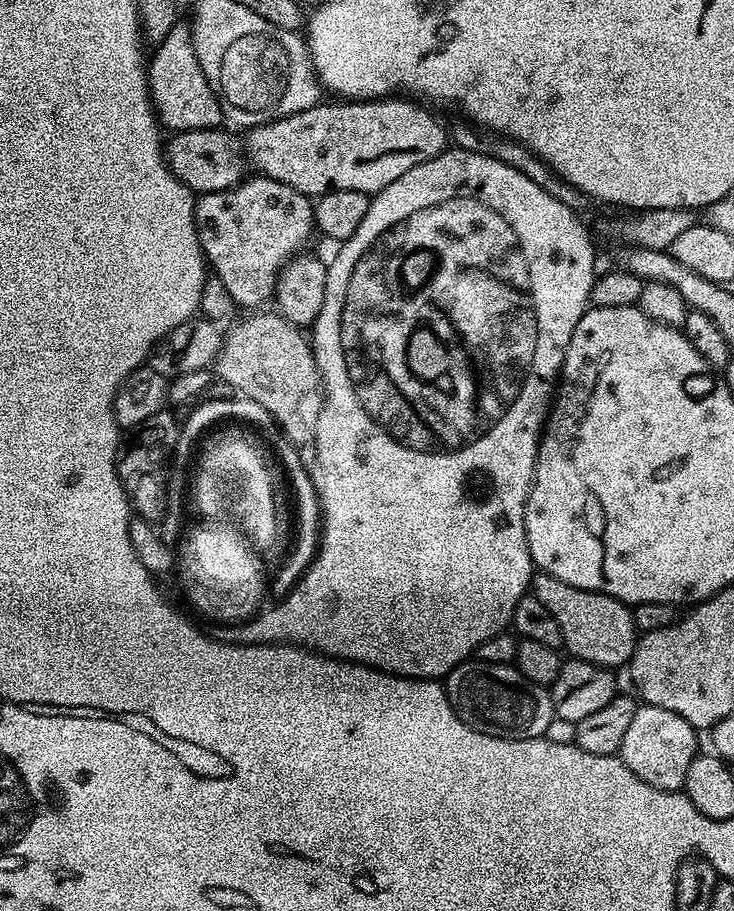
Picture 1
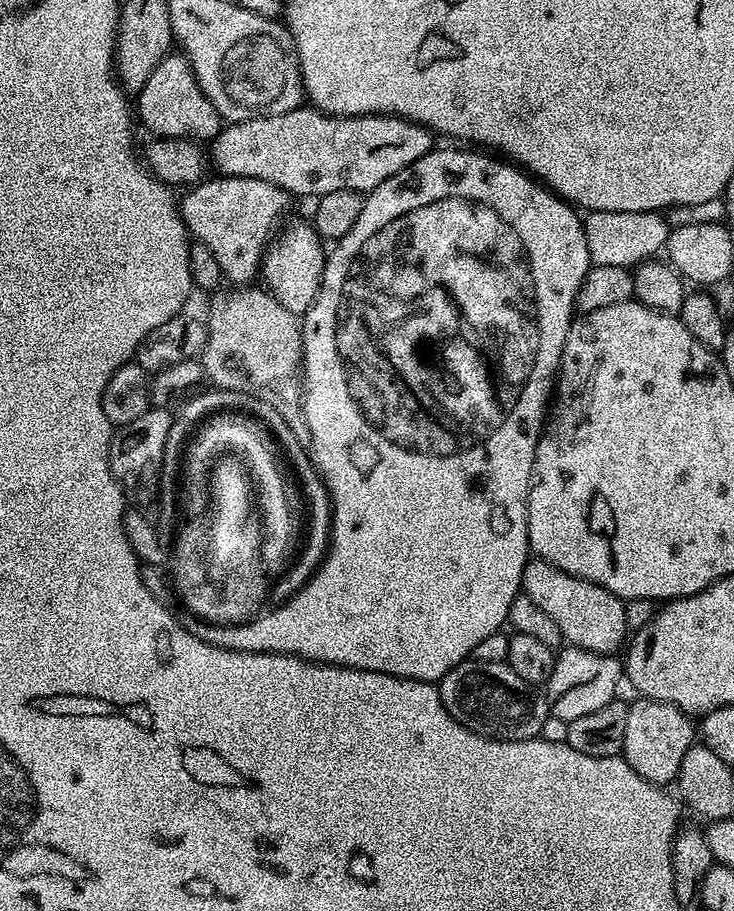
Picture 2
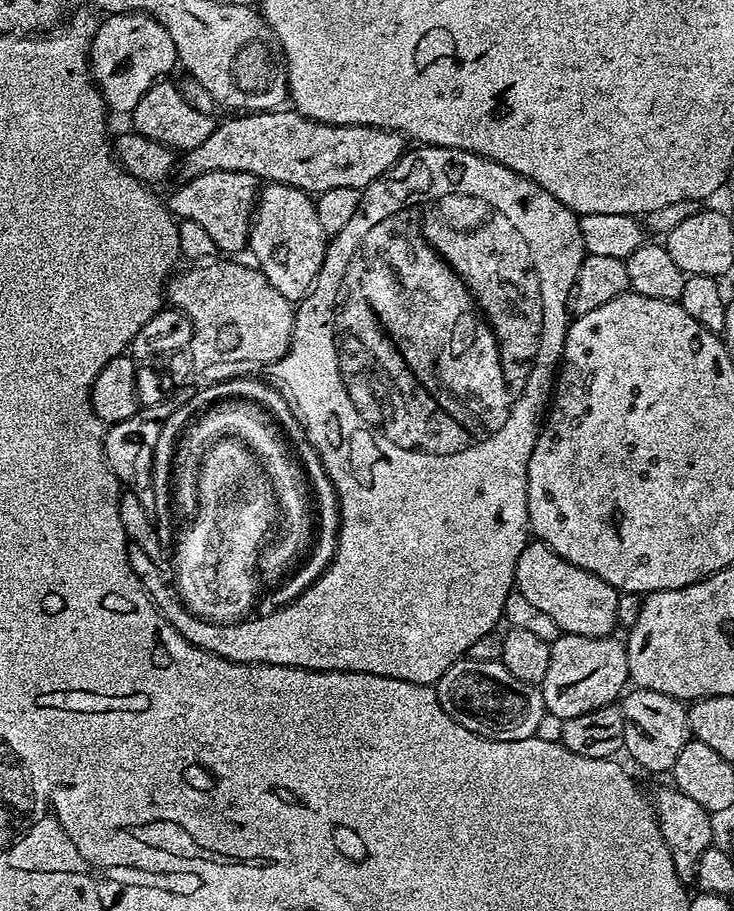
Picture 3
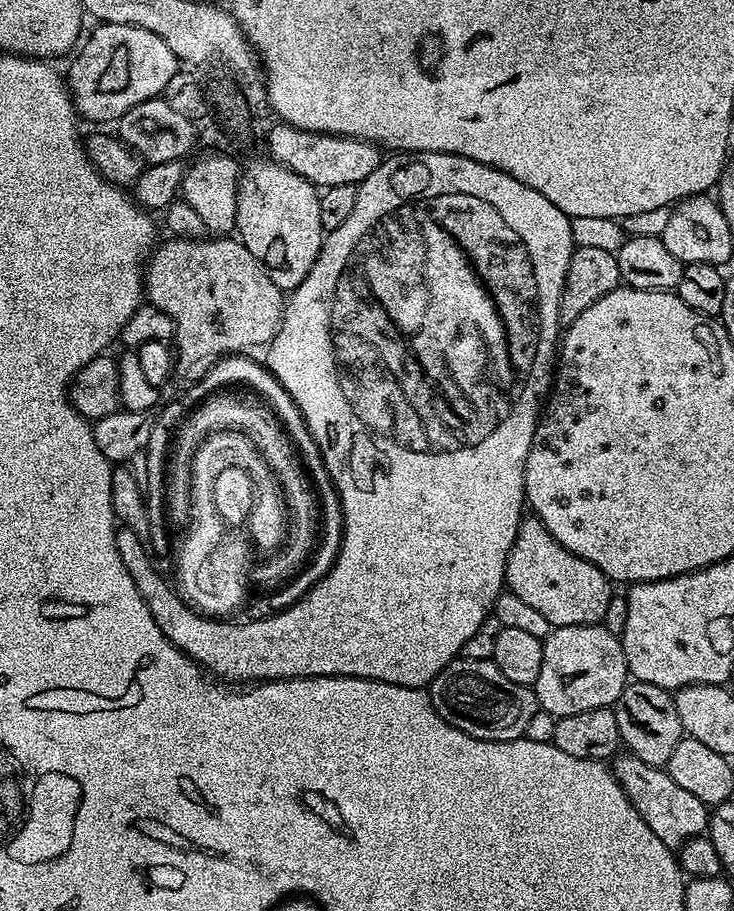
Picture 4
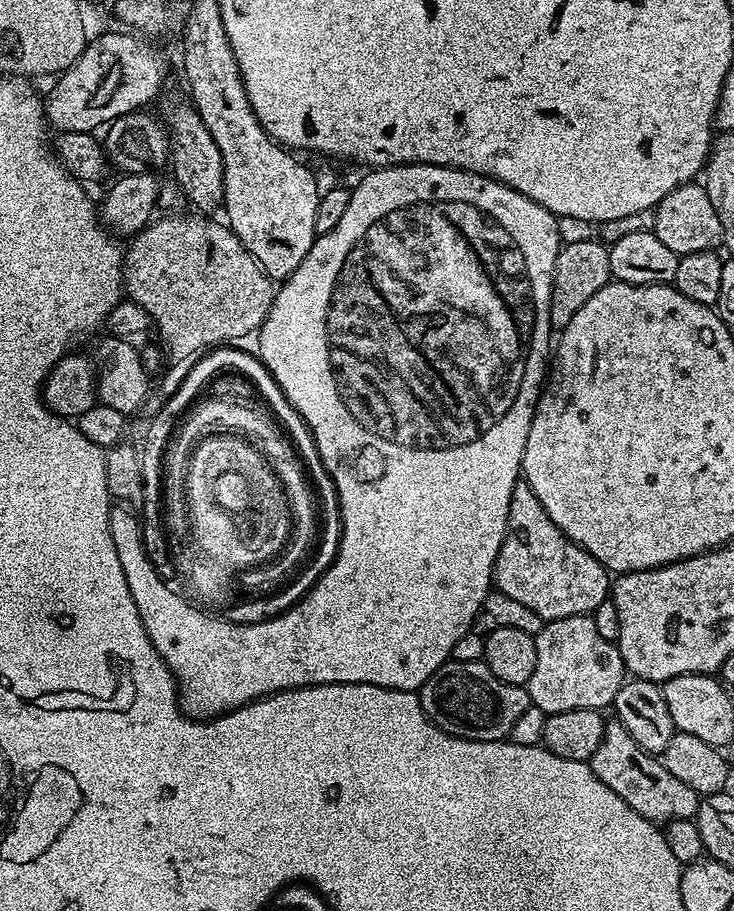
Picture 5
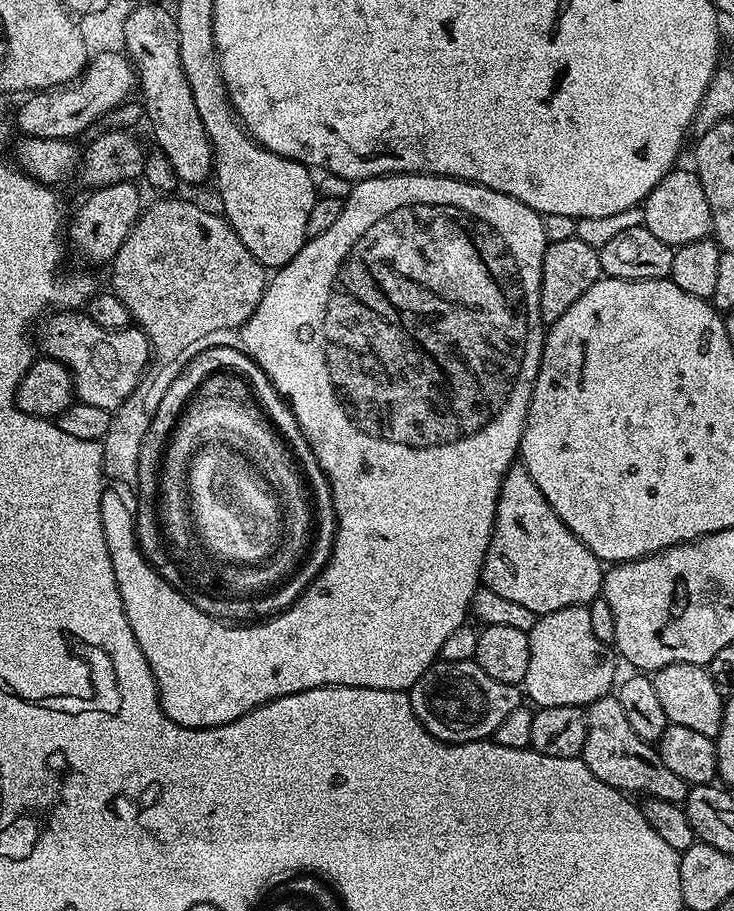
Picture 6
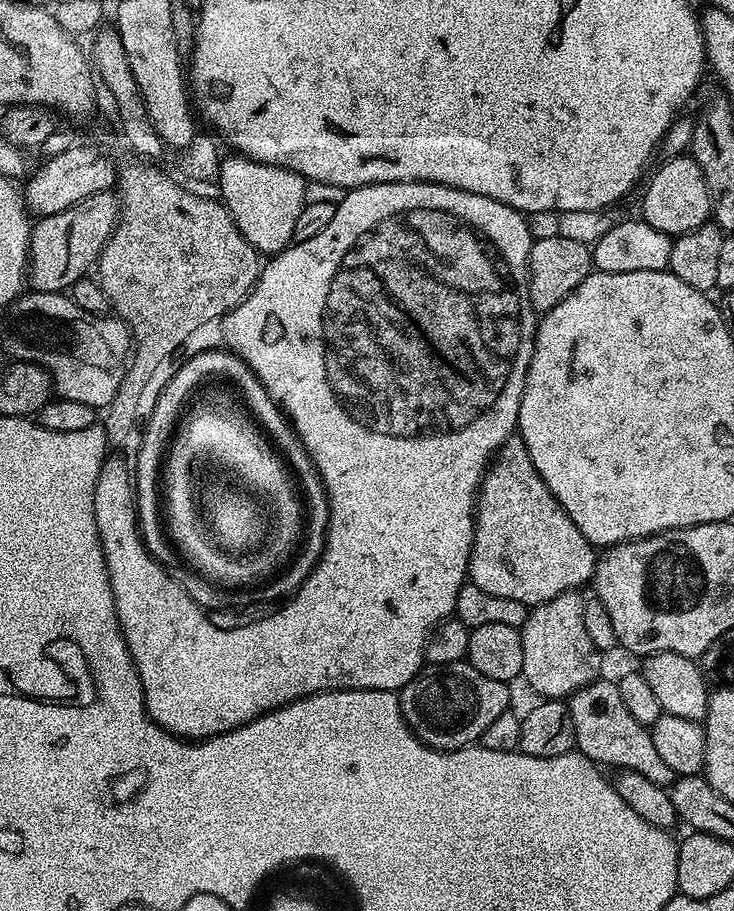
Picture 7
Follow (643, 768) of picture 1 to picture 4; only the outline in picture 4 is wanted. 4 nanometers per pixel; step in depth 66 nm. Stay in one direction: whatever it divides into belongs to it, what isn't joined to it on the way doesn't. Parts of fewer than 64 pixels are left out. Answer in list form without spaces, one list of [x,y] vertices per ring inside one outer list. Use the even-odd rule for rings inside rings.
[[[637,680],[624,685],[622,694],[614,705],[623,747],[631,755],[642,758],[642,762],[655,768],[667,765],[670,754],[674,754],[674,746],[678,746],[678,742],[685,737],[672,698],[673,693],[669,689]]]

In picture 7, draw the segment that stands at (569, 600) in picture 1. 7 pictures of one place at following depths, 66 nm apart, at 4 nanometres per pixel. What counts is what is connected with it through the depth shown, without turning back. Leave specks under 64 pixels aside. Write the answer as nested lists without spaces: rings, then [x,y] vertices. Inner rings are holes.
[[[514,434],[511,436],[500,447],[500,451],[496,453],[494,459],[489,463],[488,471],[484,473],[483,481],[478,489],[474,505],[474,519],[476,522],[476,533],[474,534],[472,553],[468,563],[468,580],[474,586],[478,586],[478,590],[486,590],[486,594],[498,594],[498,598],[514,598],[514,602],[535,606],[550,602],[550,598],[558,598],[558,594],[563,592],[583,589],[583,584],[587,585],[594,573],[596,573],[597,549],[584,537],[582,530],[578,530],[578,526],[574,526],[570,514],[566,514],[566,510],[562,510],[562,506],[556,501],[554,494],[550,494],[546,482],[542,482],[538,470],[534,470],[534,462],[530,462],[530,454],[526,450],[524,443],[520,441],[519,435]]]

